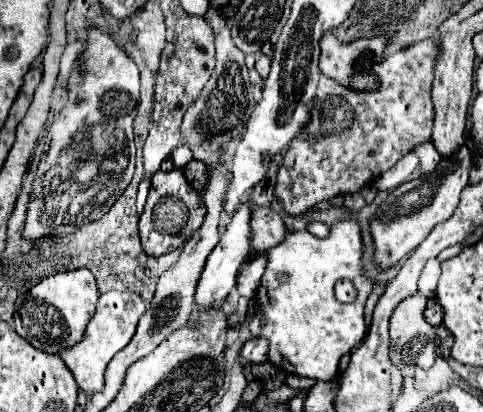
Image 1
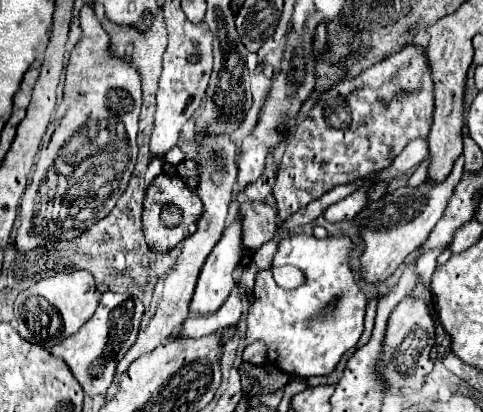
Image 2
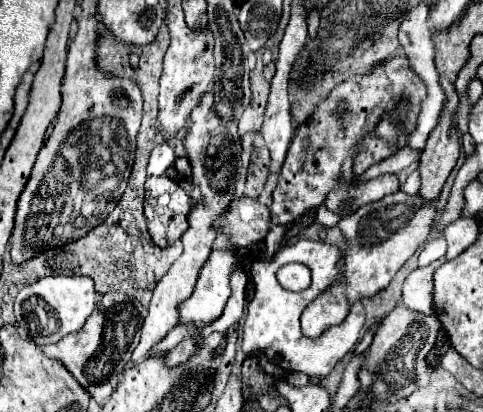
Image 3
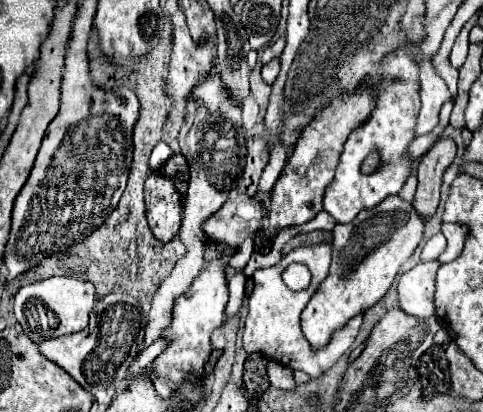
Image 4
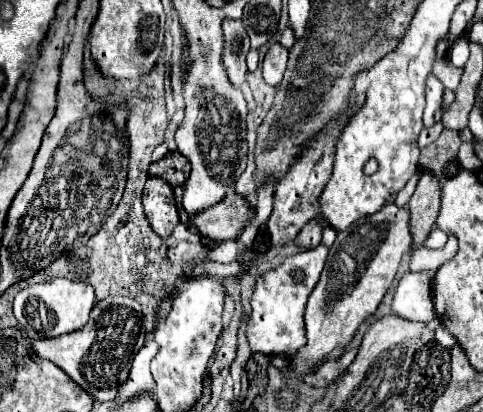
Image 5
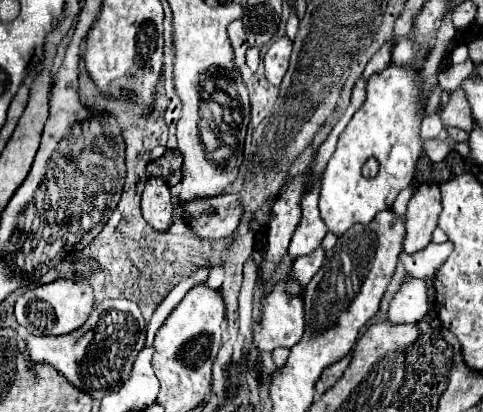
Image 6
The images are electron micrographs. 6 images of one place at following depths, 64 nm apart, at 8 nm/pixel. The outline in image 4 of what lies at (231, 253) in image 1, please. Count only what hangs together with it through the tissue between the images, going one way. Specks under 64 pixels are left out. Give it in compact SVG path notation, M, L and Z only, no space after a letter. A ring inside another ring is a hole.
M216 258L200 272L200 276L196 276L192 288L188 288L188 294L180 296L180 300L176 300L174 304L172 324L168 326L168 332L164 332L164 336L172 338L172 344L152 362L152 380L162 396L170 396L176 390L178 380L188 378L190 368L202 372L204 360L210 354L210 334L212 330L222 326L226 302L228 302L226 264L220 258Z

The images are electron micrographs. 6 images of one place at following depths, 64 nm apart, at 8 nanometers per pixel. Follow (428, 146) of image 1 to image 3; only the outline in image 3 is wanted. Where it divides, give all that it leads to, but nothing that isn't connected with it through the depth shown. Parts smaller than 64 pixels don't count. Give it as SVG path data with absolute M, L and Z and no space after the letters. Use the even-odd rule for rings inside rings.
M418 170L408 176L408 180L402 184L402 190L404 190L406 194L416 194L416 192L420 190L420 172L418 172Z

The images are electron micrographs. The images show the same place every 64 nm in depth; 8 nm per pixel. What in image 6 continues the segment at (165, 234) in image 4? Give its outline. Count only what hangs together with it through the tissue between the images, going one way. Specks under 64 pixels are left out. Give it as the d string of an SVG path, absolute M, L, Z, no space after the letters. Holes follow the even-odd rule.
M148 178L142 194L142 214L156 232L168 232L174 220L170 186L160 178Z

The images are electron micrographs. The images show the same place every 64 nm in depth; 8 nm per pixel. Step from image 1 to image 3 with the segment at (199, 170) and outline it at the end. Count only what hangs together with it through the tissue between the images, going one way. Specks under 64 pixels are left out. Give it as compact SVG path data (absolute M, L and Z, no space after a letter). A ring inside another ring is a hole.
M176 158L174 168L176 168L176 172L182 176L182 180L188 180L188 182L190 182L190 178L192 178L192 168L190 168L188 158Z

